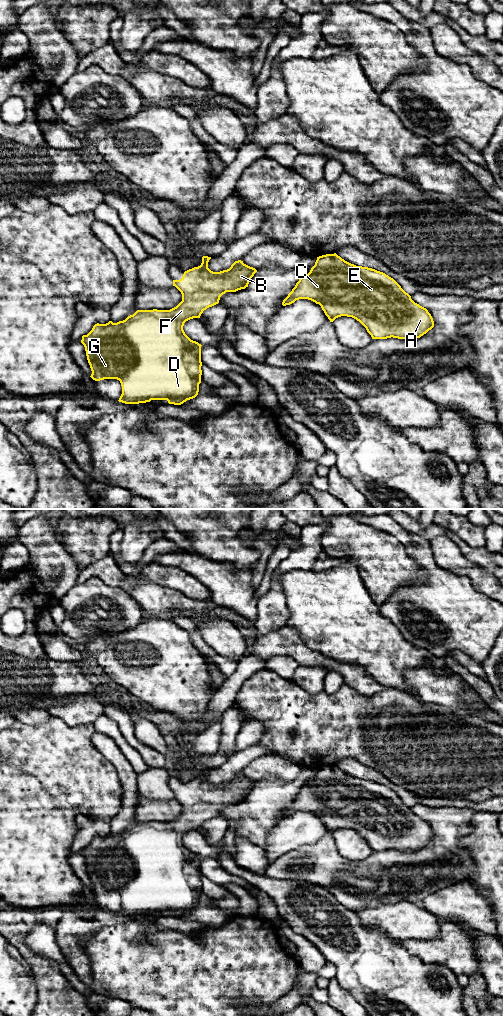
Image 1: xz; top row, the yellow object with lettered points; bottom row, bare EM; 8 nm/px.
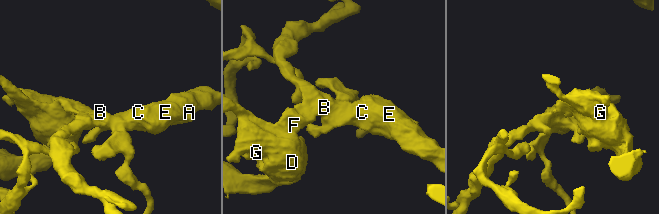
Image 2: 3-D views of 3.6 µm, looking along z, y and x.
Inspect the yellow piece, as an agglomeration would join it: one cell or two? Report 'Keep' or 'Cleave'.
Keep

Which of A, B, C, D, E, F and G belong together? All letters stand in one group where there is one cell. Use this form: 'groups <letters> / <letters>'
groups A B C D E F G

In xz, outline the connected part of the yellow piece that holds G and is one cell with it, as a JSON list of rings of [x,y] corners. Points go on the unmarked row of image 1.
[[[203,768],[202,775],[184,784],[180,792],[173,792],[175,798],[182,806],[182,813],[170,822],[137,822],[125,832],[106,836],[95,836],[92,842],[82,848],[81,855],[85,859],[86,868],[90,877],[91,890],[95,893],[104,891],[117,891],[122,898],[119,914],[125,916],[139,916],[151,912],[167,912],[169,916],[181,917],[198,907],[201,895],[202,874],[201,856],[191,852],[184,844],[184,835],[193,830],[200,830],[204,822],[219,815],[220,809],[226,804],[236,804],[248,799],[249,793],[257,784],[253,779],[235,773],[227,782],[213,784],[208,780],[211,769]]]

